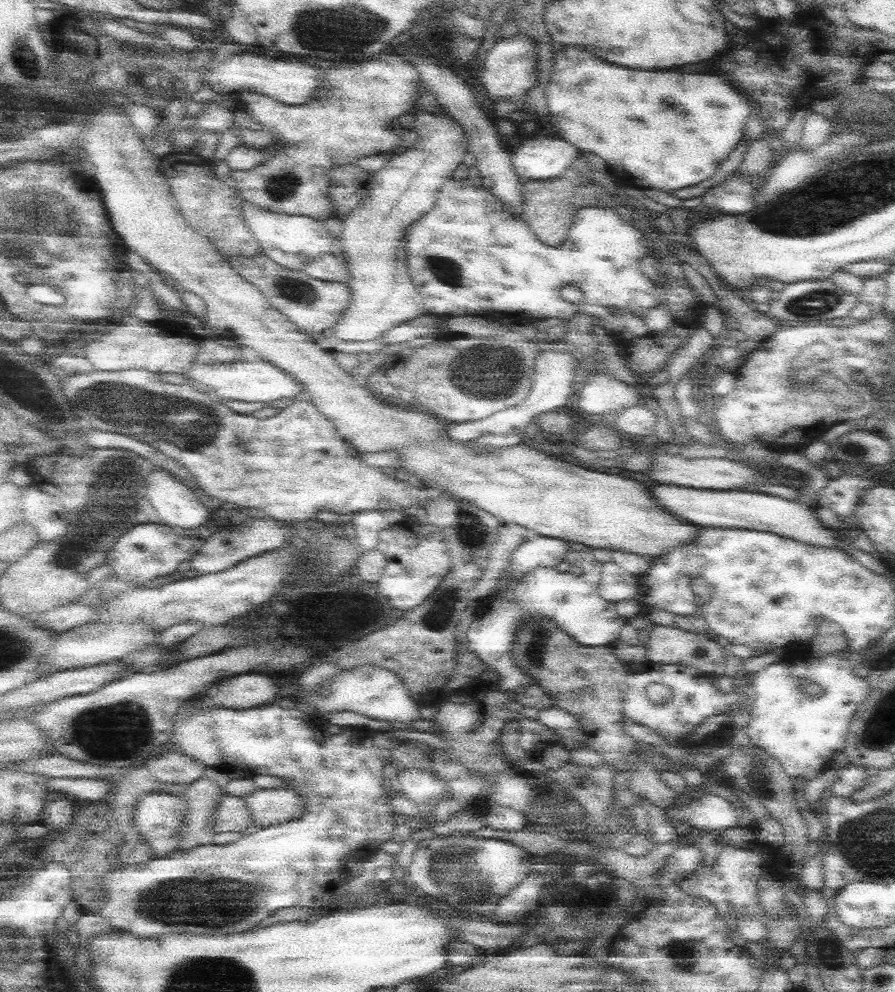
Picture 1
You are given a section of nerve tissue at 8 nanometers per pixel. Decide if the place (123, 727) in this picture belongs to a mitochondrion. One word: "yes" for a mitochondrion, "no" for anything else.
yes

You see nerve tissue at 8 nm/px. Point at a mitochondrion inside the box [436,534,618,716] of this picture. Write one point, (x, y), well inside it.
(533, 652)

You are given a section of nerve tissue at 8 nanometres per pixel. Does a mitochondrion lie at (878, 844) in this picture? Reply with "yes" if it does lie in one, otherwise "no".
yes

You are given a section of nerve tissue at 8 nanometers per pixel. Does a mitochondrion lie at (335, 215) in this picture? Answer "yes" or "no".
no

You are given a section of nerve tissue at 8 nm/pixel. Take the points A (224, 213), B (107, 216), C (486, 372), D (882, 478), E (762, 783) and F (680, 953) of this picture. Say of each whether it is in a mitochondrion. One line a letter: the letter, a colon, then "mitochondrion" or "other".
A: other
B: other
C: mitochondrion
D: other
E: mitochondrion
F: mitochondrion

